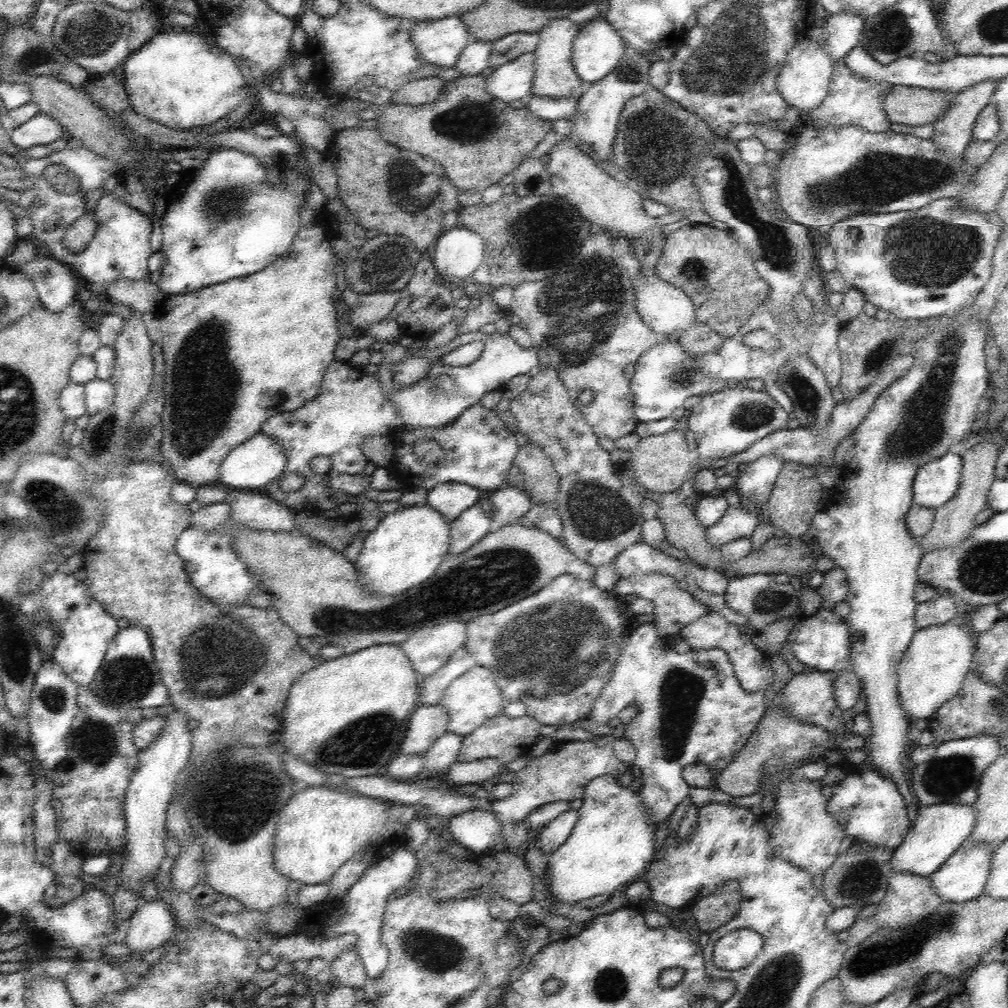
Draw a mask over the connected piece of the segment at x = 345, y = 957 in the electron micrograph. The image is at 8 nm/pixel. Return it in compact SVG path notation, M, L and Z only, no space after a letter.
M356 948L340 953L332 962L332 983L330 986L348 986L362 990L369 980L361 956Z

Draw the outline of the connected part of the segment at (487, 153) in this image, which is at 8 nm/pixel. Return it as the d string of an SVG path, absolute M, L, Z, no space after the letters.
M482 73L474 76L459 75L445 82L440 96L430 104L394 104L388 102L385 109L377 113L377 129L382 140L399 146L404 150L418 152L440 164L452 184L460 190L479 190L500 182L507 174L511 174L534 147L544 140L546 133L552 128L552 120L538 118L527 106L512 108L512 104L500 102L488 94L485 87L487 76Z

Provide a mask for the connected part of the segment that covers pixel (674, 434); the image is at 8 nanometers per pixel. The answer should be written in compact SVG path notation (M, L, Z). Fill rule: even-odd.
M670 430L660 436L646 436L641 438L640 444L633 451L633 470L637 484L652 492L674 492L682 486L687 475L694 470L698 455L690 451L685 438L686 433L680 430Z

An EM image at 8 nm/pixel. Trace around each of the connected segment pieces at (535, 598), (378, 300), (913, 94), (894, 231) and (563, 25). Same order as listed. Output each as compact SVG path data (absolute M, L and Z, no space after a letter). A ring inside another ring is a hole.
M563 574L552 579L538 592L534 592L522 600L517 600L514 604L502 608L500 612L494 612L490 616L488 614L486 616L478 616L476 620L467 622L466 641L463 647L468 653L474 656L474 660L478 666L485 666L492 671L492 674L496 677L496 685L500 687L500 693L502 693L506 701L523 702L527 708L527 715L539 720L541 725L549 724L556 726L558 724L560 726L561 724L570 724L587 717L594 701L599 698L604 685L612 678L614 669L616 668L617 658L629 644L630 634L635 629L632 625L634 615L629 611L629 605L630 603L618 597L612 590L598 588L594 584L593 579L584 580L579 576Z
M400 291L371 292L360 296L358 306L352 310L350 320L354 326L370 326L384 320L400 298Z
M892 85L885 96L884 110L891 124L922 126L933 123L947 110L955 97L953 93L949 93L949 96L946 93L948 94L948 91Z
M938 198L938 200L932 200L928 206L920 208L918 212L890 212L890 214L856 214L856 216L850 216L850 218L840 220L829 230L827 240L829 240L828 244L834 248L835 268L840 271L850 288L854 287L864 294L866 302L870 302L872 306L876 306L878 309L888 310L888 312L891 312L893 319L925 320L930 318L930 316L948 314L952 310L960 310L968 300L975 298L988 282L996 242L998 242L1001 232L1001 227L993 224L988 217L988 215L970 211L957 198Z
M568 18L554 20L544 26L539 32L539 43L534 51L534 78L531 95L537 97L570 98L581 96L585 84L576 74L572 66L572 42L582 25L573 24Z

